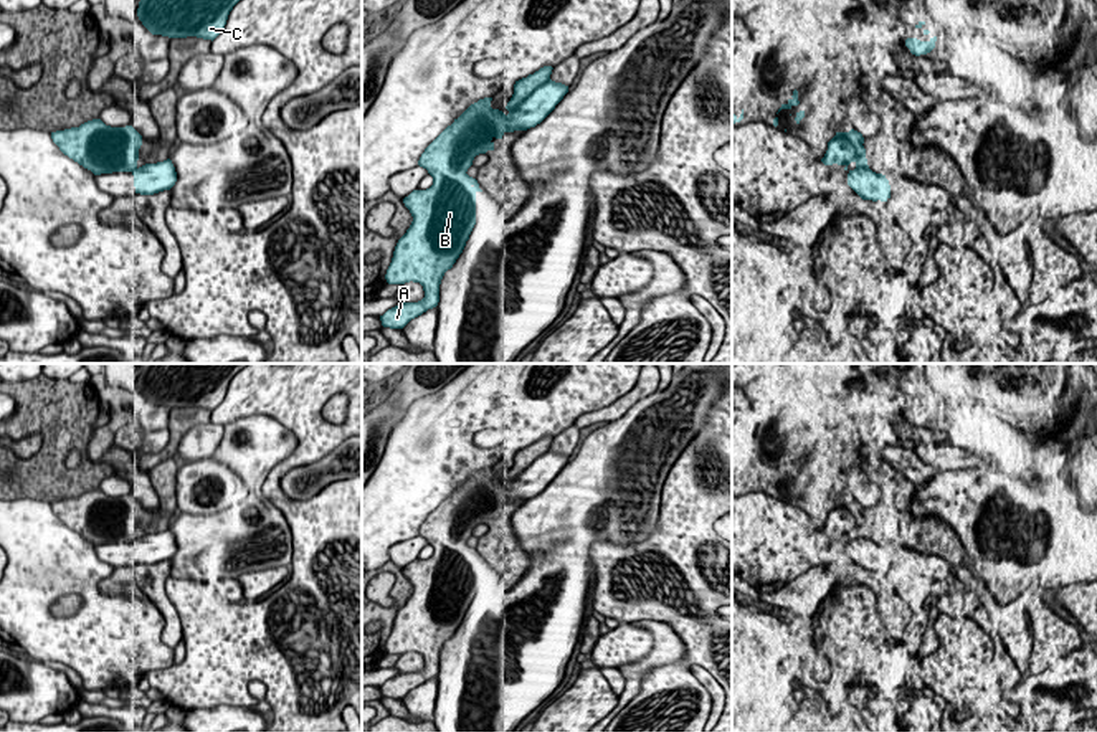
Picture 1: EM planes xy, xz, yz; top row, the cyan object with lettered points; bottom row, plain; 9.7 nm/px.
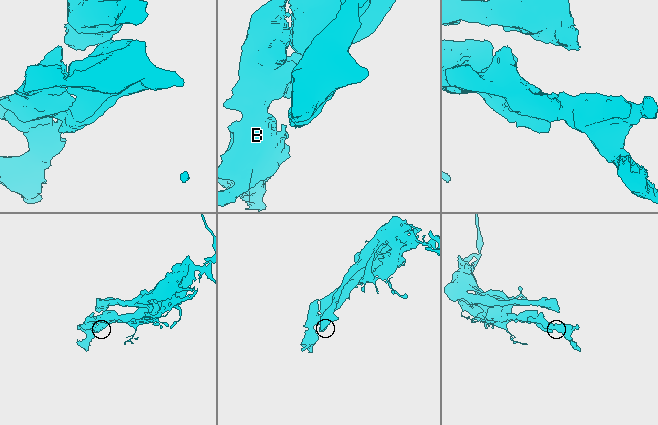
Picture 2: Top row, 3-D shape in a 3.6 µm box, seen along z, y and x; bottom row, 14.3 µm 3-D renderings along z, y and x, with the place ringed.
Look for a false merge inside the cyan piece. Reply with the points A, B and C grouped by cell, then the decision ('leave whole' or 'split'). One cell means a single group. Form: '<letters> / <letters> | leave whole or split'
A B C | leave whole

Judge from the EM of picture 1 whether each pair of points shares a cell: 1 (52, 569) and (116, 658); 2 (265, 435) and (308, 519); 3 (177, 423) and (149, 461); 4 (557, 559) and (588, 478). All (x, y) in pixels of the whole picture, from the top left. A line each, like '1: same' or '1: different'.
1: same
2: different
3: same
4: different

